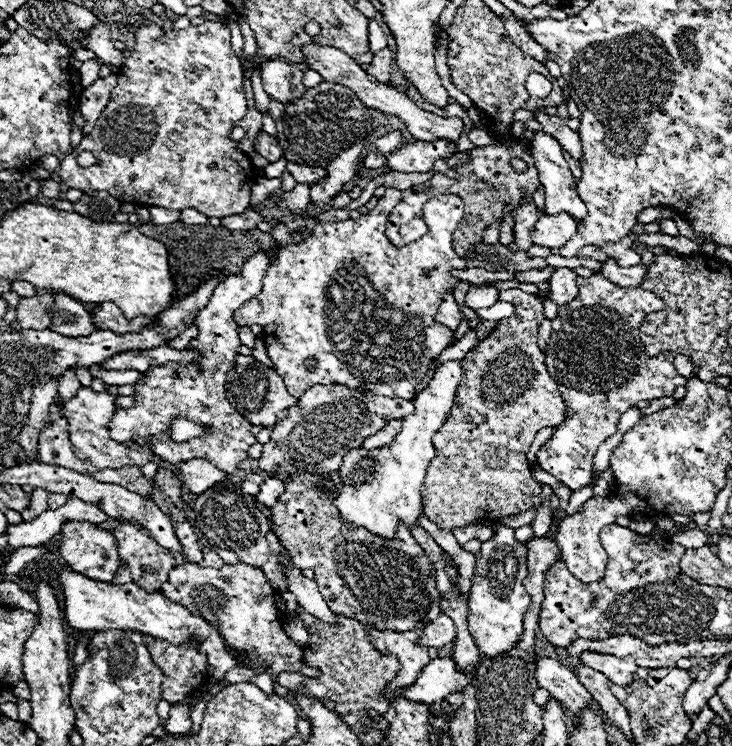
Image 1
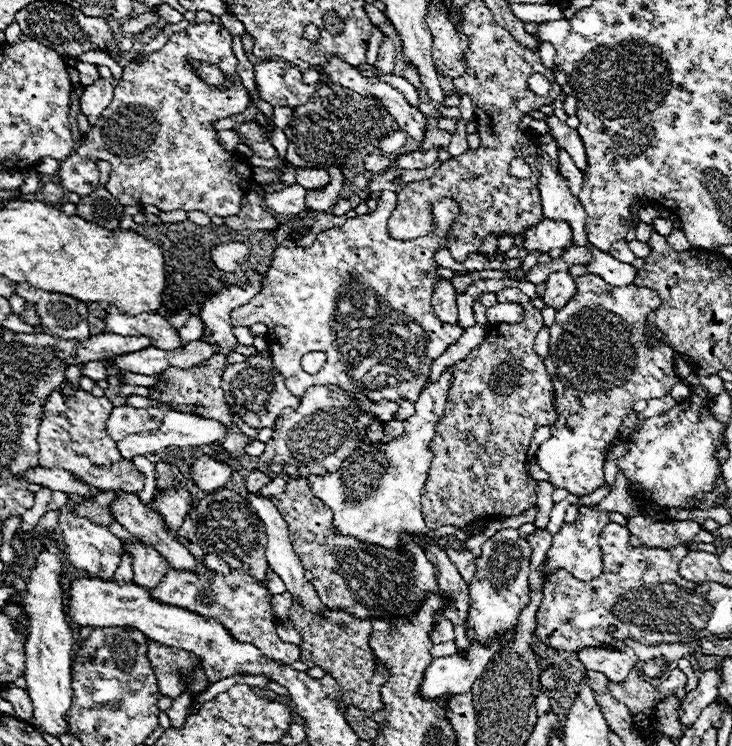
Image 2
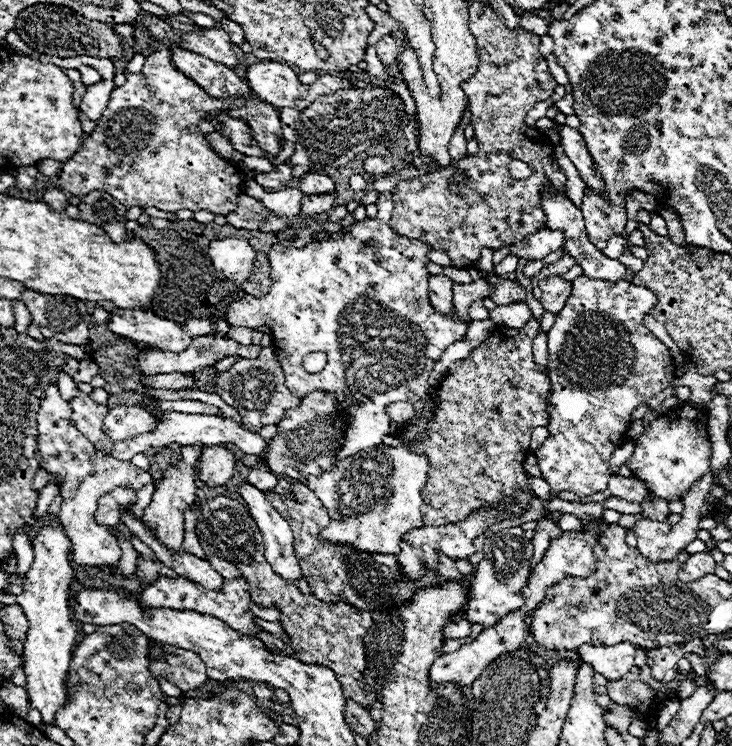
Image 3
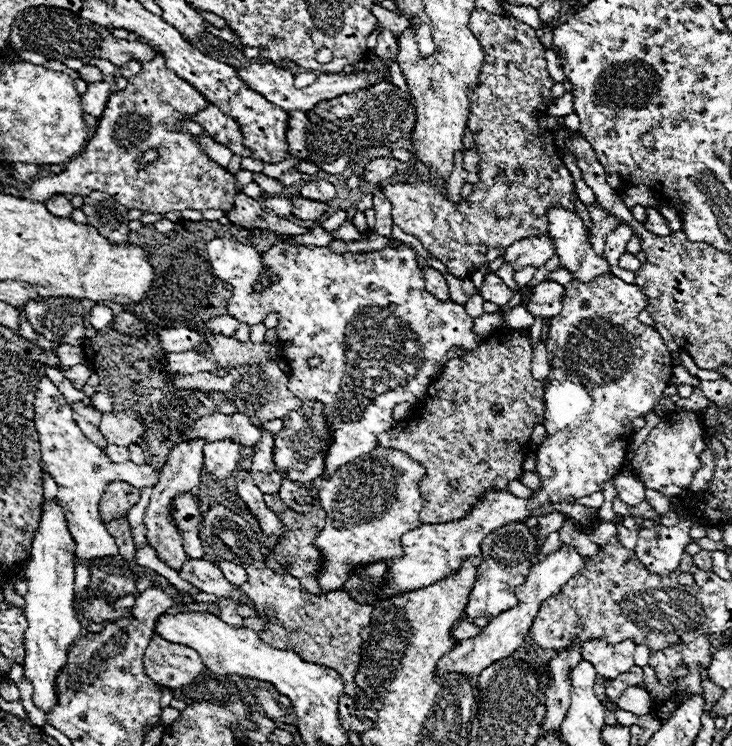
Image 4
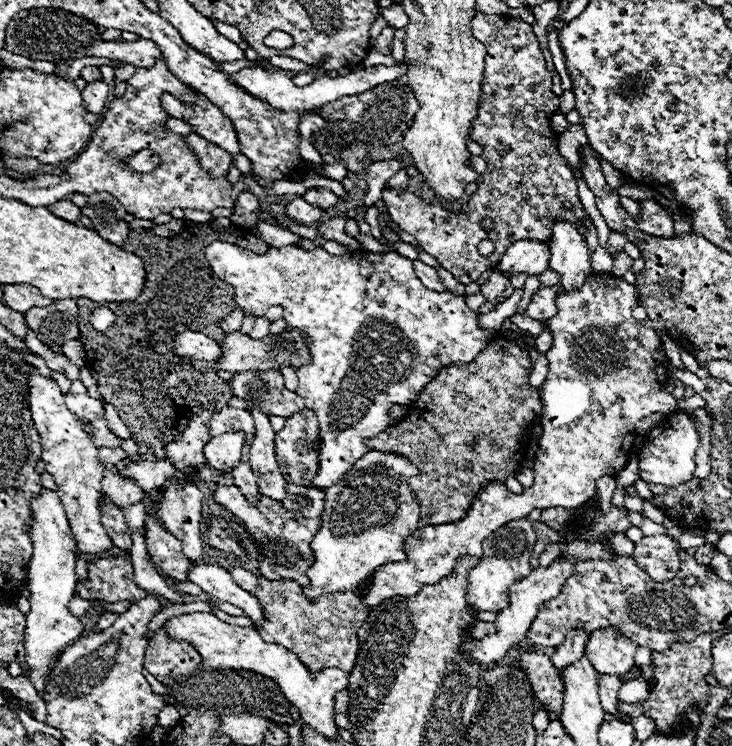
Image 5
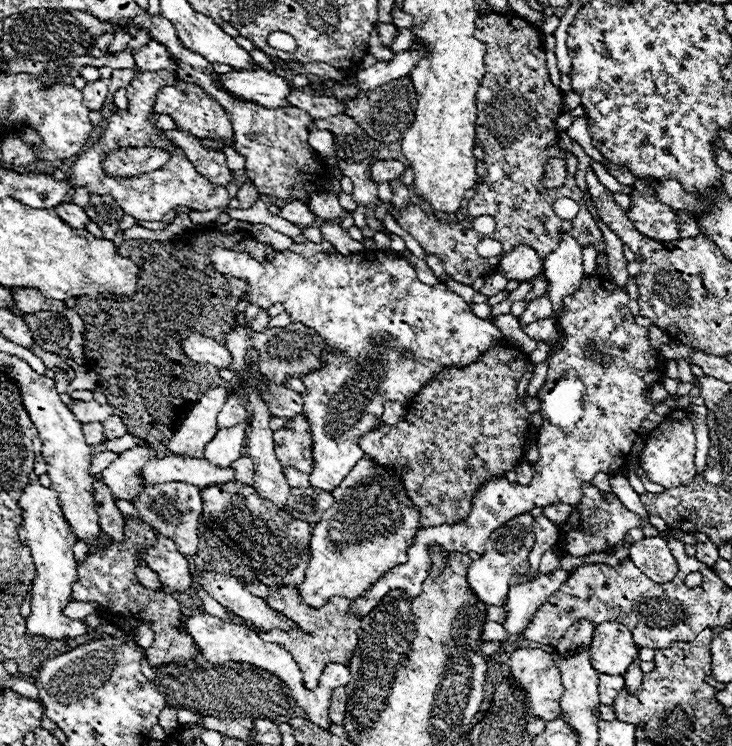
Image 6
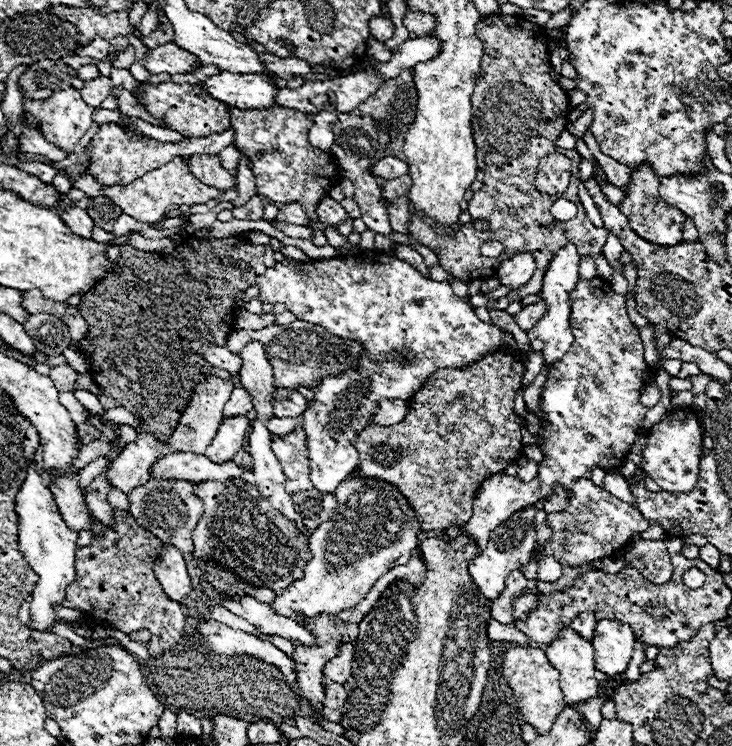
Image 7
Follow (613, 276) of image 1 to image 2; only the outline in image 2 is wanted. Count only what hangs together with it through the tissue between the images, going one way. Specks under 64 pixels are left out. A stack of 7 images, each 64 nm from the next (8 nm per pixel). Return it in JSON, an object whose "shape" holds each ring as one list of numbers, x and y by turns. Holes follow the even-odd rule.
{"shape":[[592,244,588,248,594,254,594,260,586,264,590,274,596,274,596,276,608,280,608,284,616,284,616,286,630,286,630,284,634,284,638,270,632,264,622,264,616,258,612,258,610,254,598,250]]}

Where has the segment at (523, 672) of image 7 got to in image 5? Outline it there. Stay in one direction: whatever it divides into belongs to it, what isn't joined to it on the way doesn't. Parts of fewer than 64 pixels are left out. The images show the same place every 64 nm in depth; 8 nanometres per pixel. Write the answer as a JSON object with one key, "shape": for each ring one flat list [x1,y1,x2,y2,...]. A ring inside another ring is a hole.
{"shape":[[524,652,524,654,520,654,516,664,526,670,530,684,534,688,534,694,540,700,542,708,546,712,561,710,563,683,560,682,560,676,556,674,550,658,544,654,538,654,538,652]]}

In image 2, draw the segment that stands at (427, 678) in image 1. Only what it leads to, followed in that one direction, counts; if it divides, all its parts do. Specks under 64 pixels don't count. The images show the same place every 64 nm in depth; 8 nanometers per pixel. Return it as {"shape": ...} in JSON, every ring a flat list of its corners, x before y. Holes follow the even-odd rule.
{"shape":[[472,644,472,648,468,650,468,658,462,658,460,654,434,658,424,672,420,694,428,700,436,700,444,694,468,692,480,678,484,664,488,664,488,660,500,650,502,646,498,644,492,644,490,648]]}

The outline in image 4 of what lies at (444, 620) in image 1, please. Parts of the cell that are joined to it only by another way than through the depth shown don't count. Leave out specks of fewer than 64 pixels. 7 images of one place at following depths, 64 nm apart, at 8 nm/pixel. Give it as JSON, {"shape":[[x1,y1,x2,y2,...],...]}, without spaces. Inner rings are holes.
{"shape":[[460,620,460,622,456,624,456,628,452,628,452,636,456,636,456,640,474,638,476,634,480,634,480,628,476,628,474,624,470,624,468,620]]}

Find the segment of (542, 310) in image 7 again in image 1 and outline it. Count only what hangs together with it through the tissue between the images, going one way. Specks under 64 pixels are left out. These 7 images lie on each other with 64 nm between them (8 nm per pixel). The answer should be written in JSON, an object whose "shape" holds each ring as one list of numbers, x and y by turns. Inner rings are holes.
{"shape":[[558,268,550,278,550,290,548,298,556,302,558,306,568,304,574,300,578,288,576,288,576,272,572,268]]}

